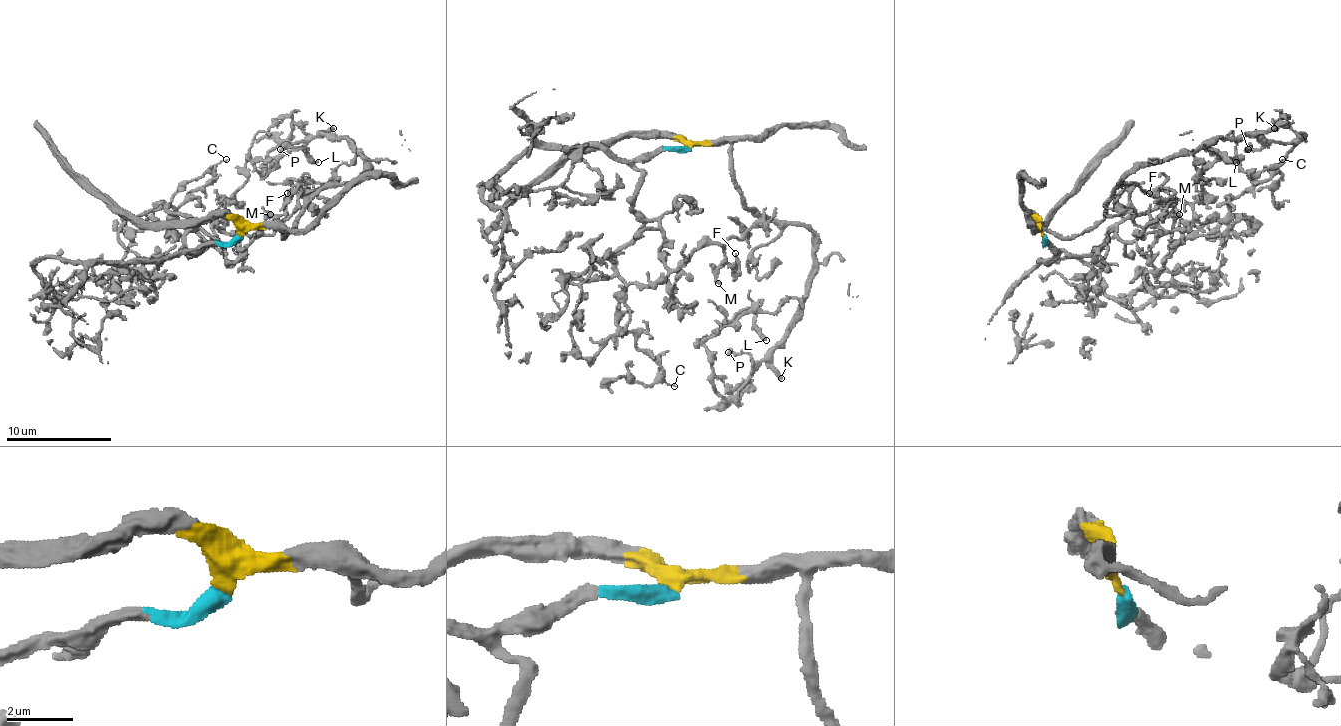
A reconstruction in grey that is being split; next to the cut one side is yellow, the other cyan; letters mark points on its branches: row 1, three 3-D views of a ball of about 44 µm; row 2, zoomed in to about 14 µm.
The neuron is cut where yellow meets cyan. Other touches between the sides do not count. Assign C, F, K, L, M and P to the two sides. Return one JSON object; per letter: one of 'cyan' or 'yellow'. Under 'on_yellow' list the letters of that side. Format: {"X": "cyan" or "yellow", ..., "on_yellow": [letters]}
{"C": "cyan", "F": "cyan", "K": "yellow", "L": "yellow", "M": "cyan", "P": "yellow", "on_yellow": ["K", "L", "P"]}

